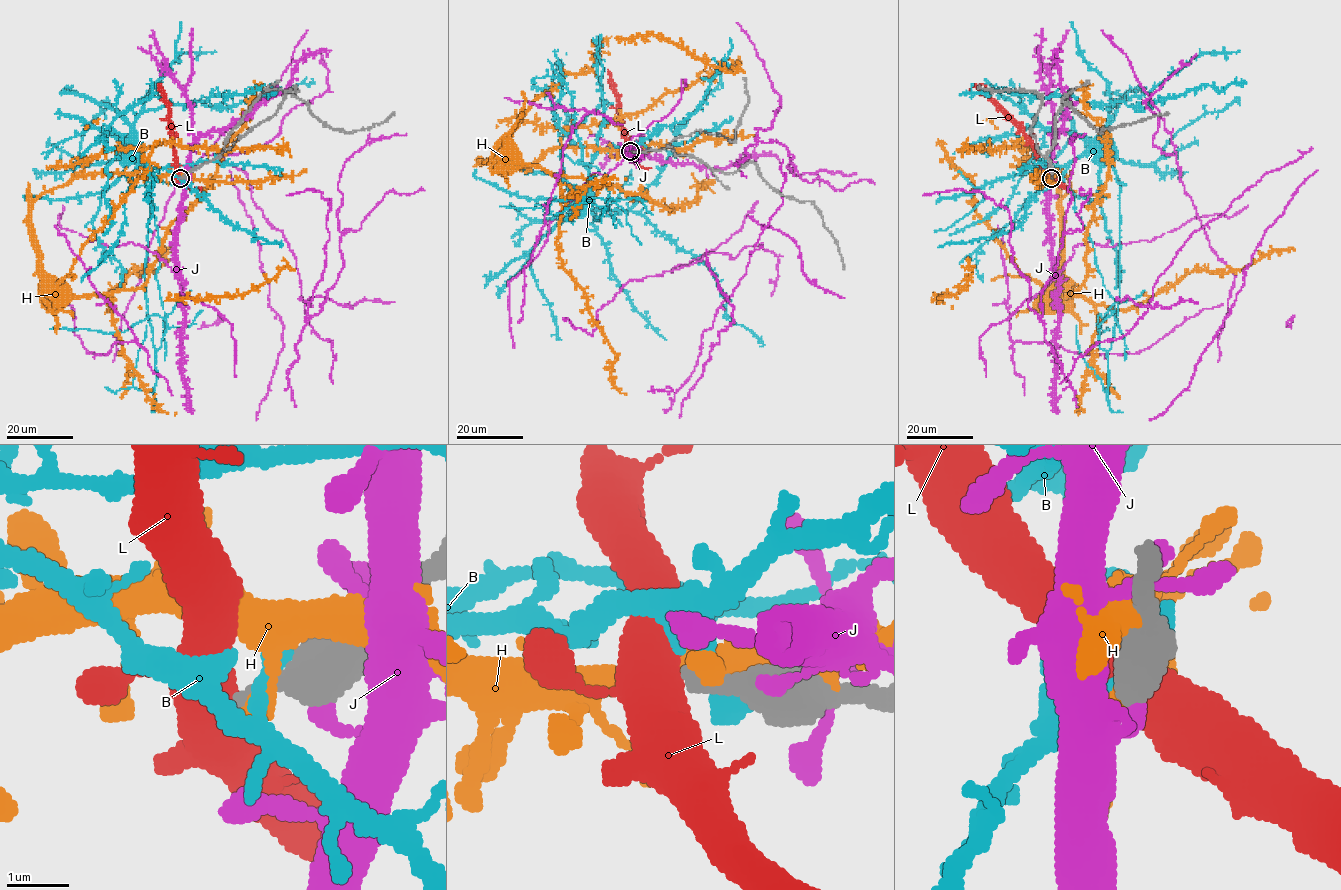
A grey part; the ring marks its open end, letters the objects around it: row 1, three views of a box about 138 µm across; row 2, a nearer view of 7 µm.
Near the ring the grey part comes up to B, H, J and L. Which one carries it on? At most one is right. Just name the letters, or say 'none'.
none

